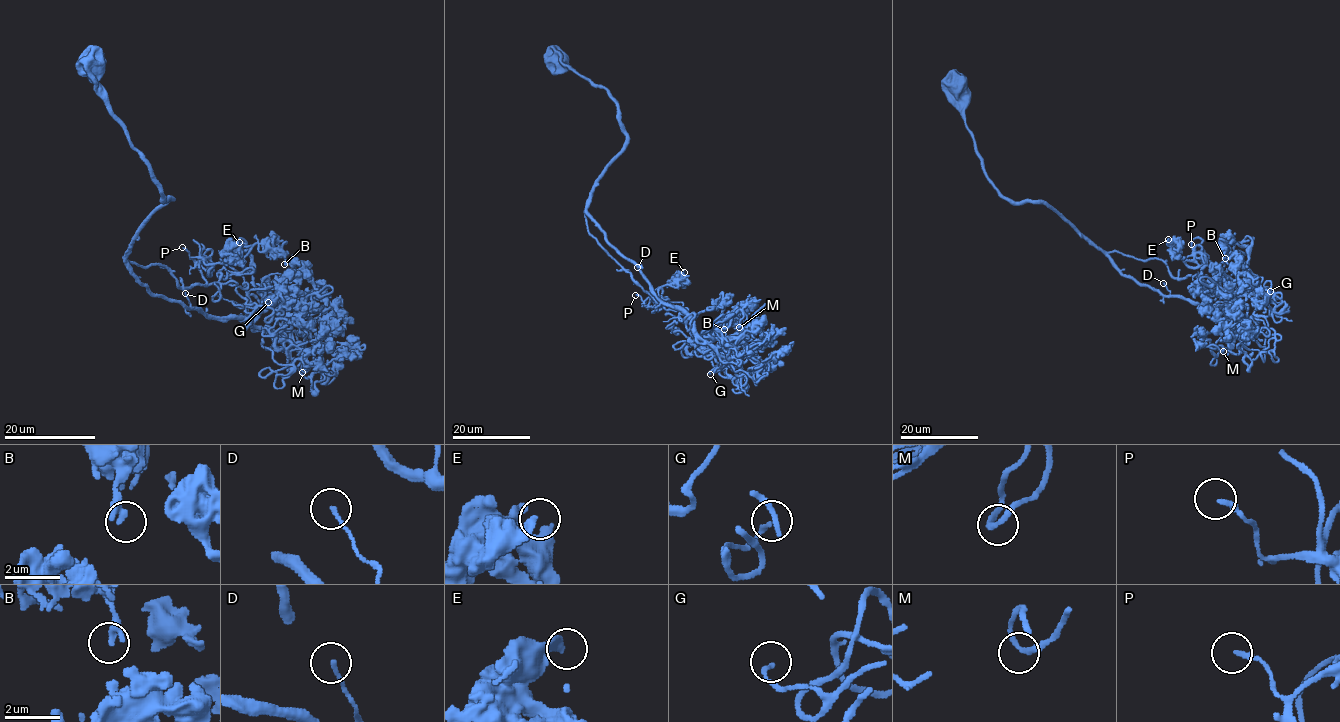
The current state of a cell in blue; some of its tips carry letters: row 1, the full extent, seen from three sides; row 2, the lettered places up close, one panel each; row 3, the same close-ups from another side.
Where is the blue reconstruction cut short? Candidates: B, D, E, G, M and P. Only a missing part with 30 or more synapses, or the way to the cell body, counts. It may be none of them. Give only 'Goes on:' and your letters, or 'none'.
Goes on: none

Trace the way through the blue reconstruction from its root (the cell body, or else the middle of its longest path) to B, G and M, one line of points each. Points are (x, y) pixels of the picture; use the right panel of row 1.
B: (961, 82), (966, 127), (1004, 197), (1046, 202), (1164, 296), (1233, 302), (1244, 276), (1234, 240), (1225, 258)
G: (961, 82), (966, 127), (1004, 197), (1046, 202), (1123, 274), (1164, 296), (1250, 316), (1270, 291)
M: (961, 82), (989, 182), (1015, 202), (1046, 202), (1140, 284), (1235, 313), (1232, 331), (1205, 343), (1223, 351)

